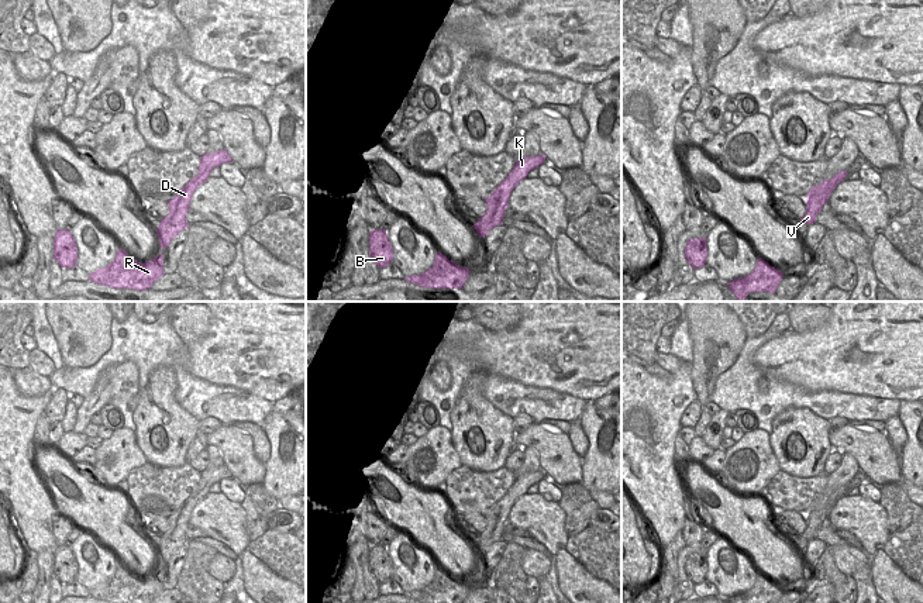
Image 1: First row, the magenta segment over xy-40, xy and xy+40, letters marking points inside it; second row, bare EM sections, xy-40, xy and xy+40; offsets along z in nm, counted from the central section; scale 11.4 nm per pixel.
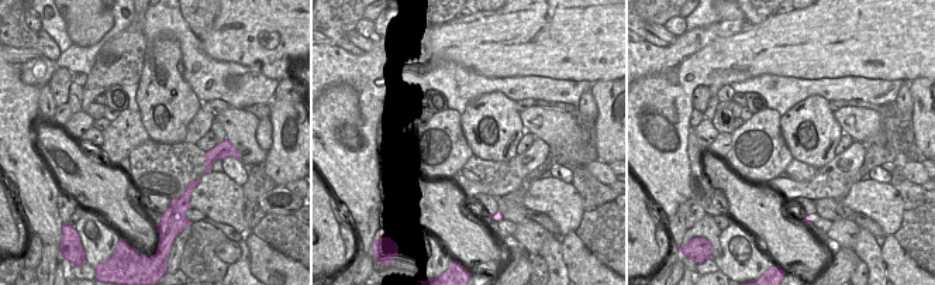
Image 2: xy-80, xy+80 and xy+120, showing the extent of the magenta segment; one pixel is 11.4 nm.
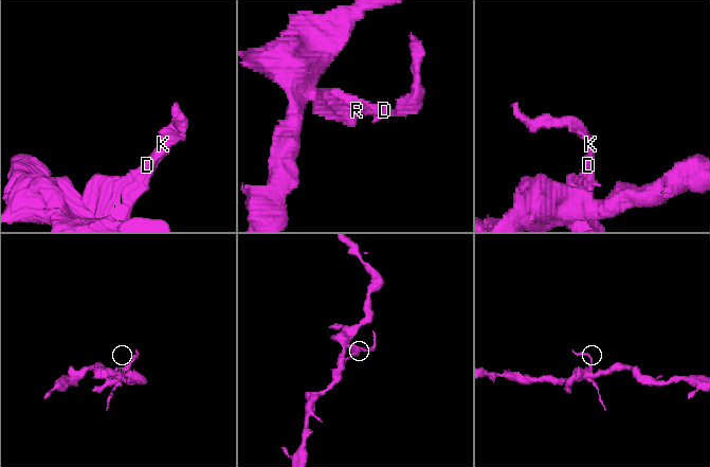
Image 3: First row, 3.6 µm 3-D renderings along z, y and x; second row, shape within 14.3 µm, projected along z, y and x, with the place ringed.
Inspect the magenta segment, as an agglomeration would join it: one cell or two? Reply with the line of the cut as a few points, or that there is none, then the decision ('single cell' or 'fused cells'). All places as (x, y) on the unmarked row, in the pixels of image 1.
cut none; single cell

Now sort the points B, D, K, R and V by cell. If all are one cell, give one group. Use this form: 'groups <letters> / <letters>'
groups B D K R V

